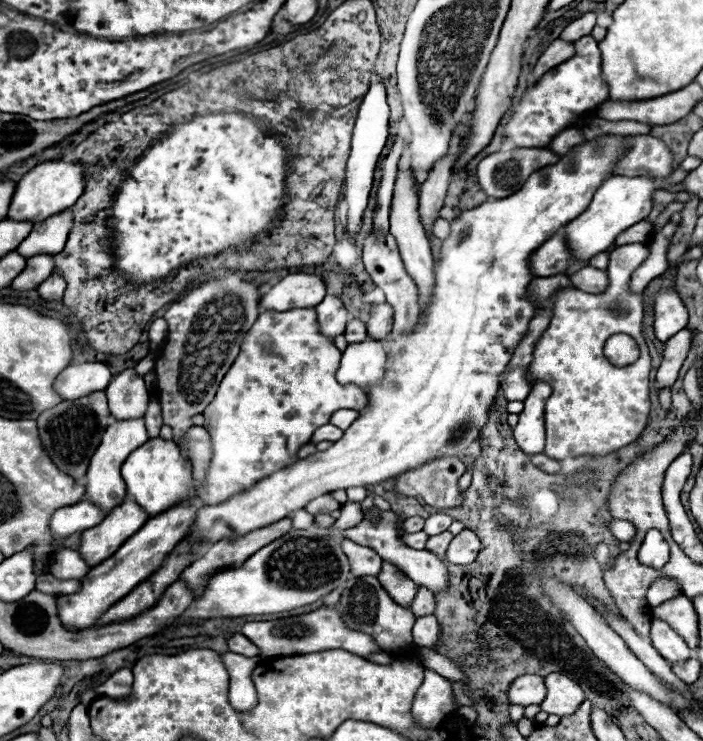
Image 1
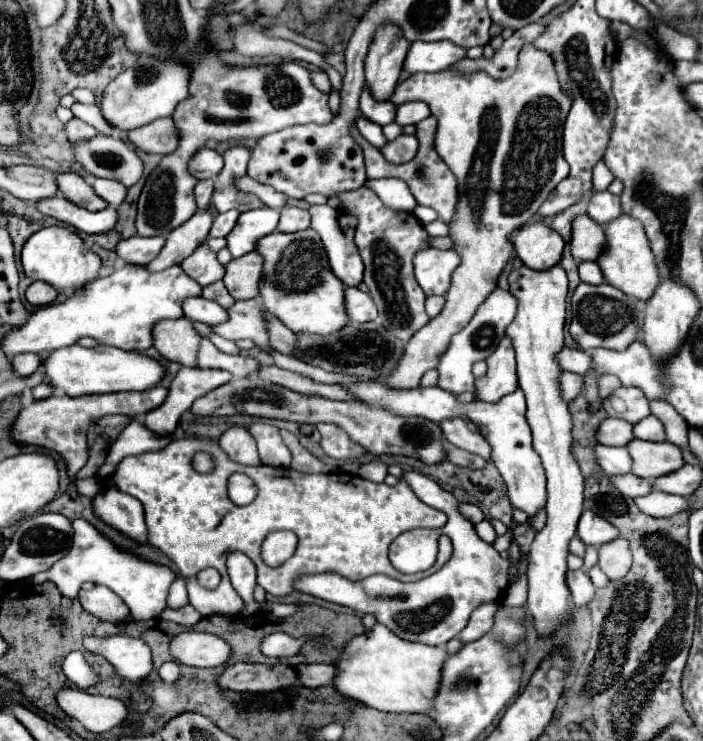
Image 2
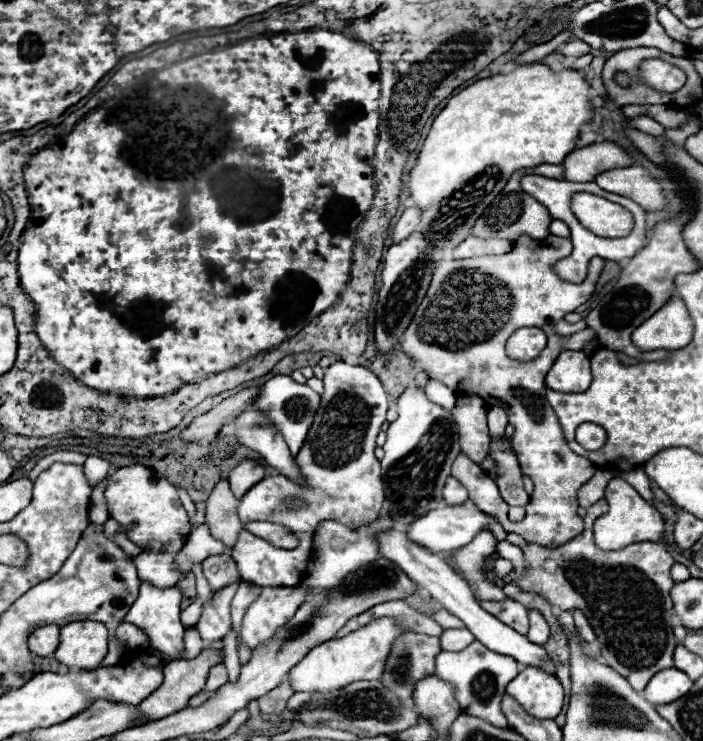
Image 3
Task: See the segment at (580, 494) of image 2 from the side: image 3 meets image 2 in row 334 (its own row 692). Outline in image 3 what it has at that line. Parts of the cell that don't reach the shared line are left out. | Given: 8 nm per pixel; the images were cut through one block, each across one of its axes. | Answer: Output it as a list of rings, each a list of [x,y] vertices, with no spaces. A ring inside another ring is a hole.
[[[524,668],[506,688],[524,710],[540,720],[554,720],[564,706],[564,690],[556,676],[546,674],[540,668]]]

